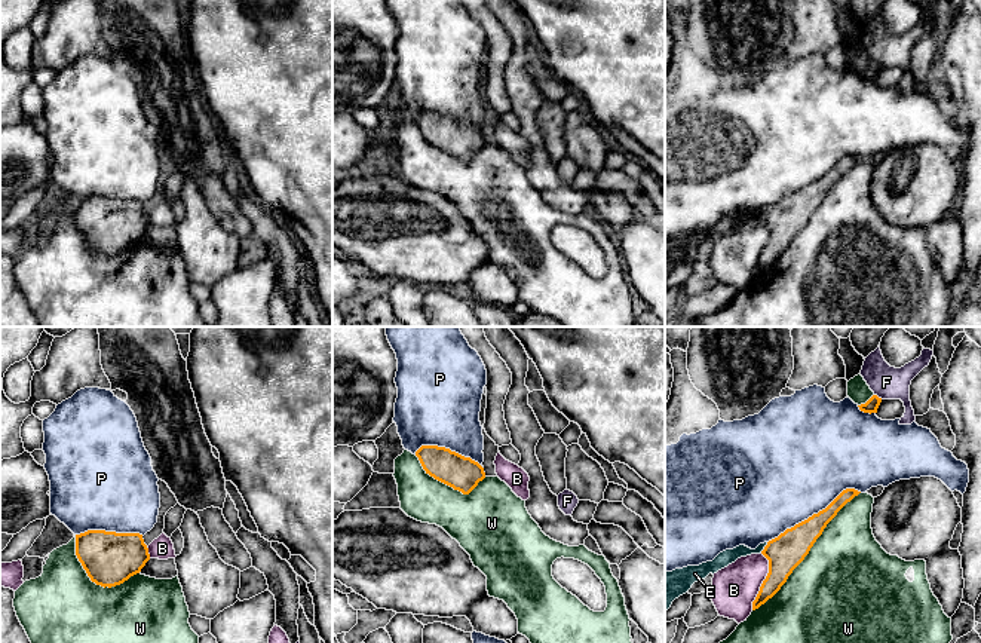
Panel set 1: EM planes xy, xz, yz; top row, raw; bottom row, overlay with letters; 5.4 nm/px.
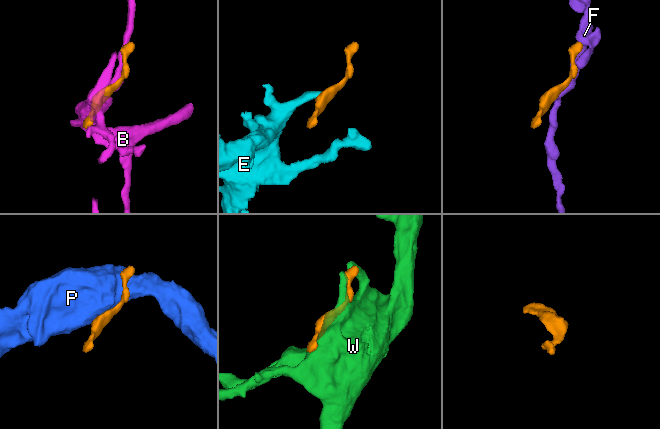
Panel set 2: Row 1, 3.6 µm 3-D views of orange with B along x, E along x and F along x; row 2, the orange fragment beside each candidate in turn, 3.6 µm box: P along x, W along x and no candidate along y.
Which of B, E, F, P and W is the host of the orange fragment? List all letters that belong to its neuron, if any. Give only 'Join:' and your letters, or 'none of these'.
Join: E

